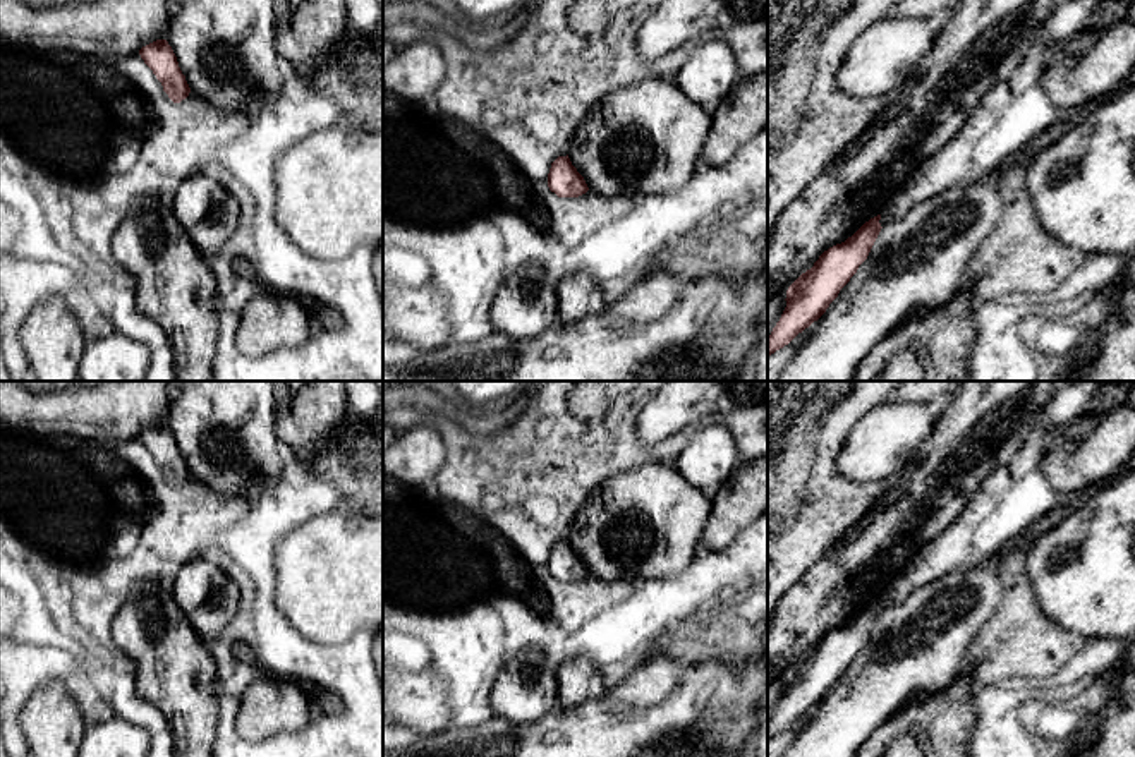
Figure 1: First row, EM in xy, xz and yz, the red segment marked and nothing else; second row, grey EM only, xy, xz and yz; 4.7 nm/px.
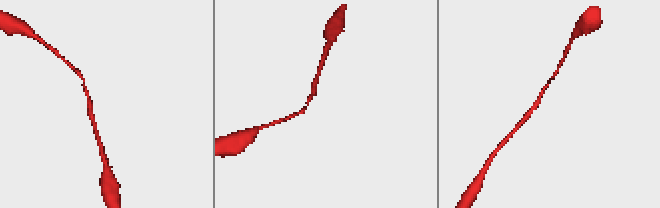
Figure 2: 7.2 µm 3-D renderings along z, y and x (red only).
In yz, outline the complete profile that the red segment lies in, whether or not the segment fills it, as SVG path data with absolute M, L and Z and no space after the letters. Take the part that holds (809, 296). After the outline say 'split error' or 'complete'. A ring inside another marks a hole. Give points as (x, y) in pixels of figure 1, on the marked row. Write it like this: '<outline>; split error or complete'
M881 215L865 221L852 237L824 251L810 269L786 290L786 307L768 336L768 355L788 345L817 321L840 290L867 259L879 232Z; complete

